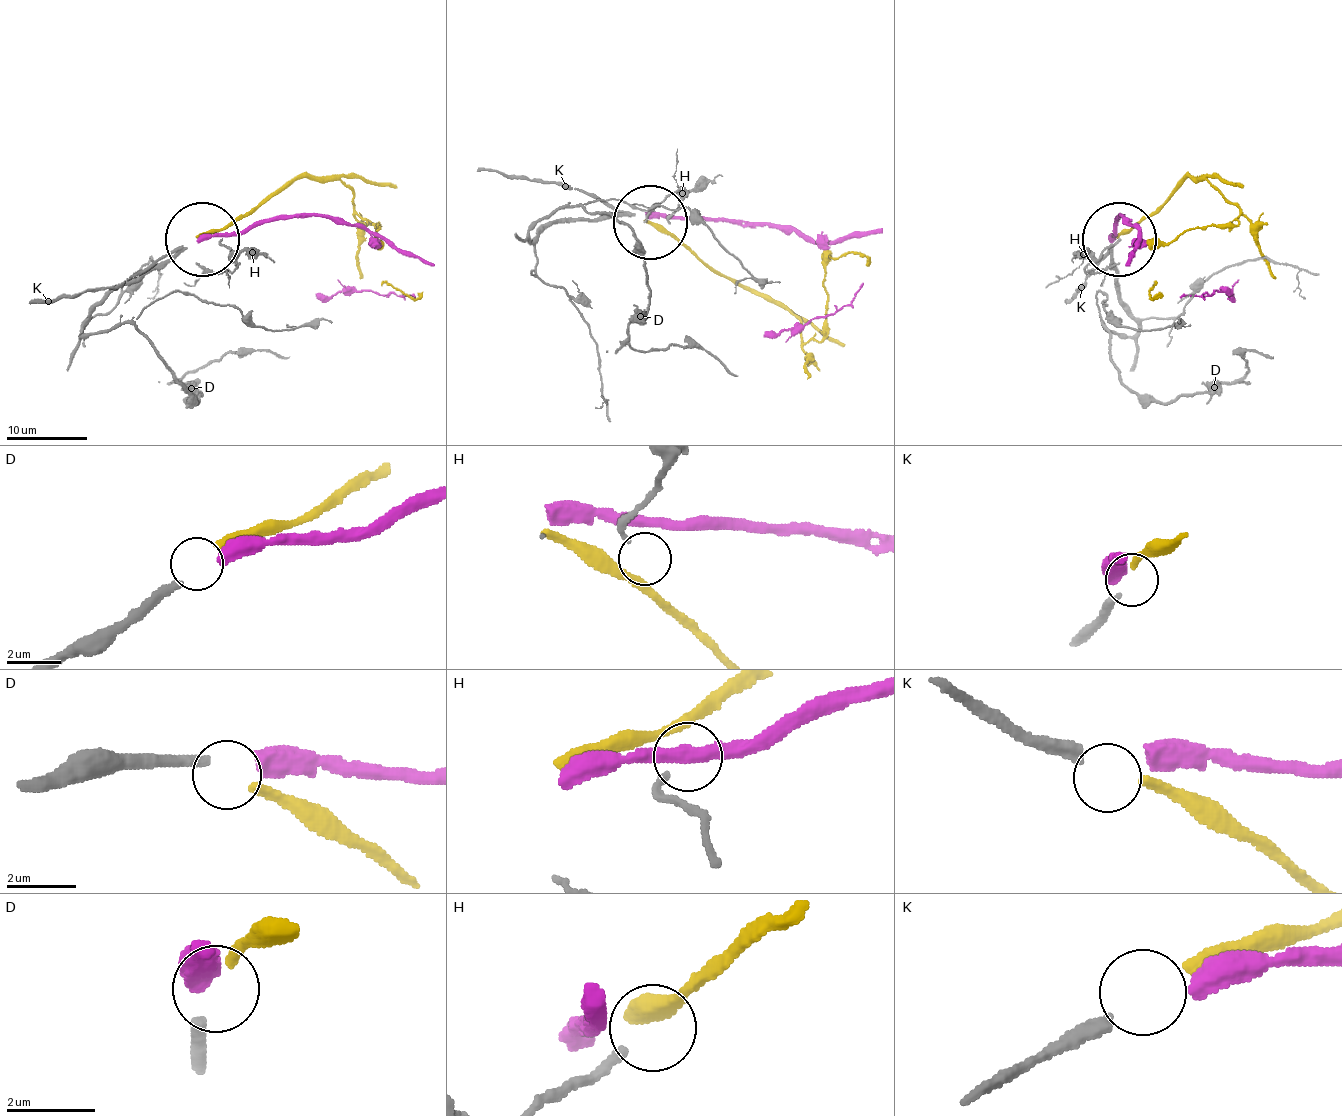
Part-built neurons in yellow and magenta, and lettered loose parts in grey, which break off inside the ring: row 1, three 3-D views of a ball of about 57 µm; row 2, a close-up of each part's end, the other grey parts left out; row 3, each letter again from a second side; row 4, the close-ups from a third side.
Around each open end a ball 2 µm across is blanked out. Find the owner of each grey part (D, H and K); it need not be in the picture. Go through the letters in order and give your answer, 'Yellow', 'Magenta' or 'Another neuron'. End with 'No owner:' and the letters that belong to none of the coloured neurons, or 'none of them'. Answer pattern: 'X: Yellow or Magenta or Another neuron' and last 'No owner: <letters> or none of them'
D: Magenta
H: Another neuron
K: Yellow
No owner: H

